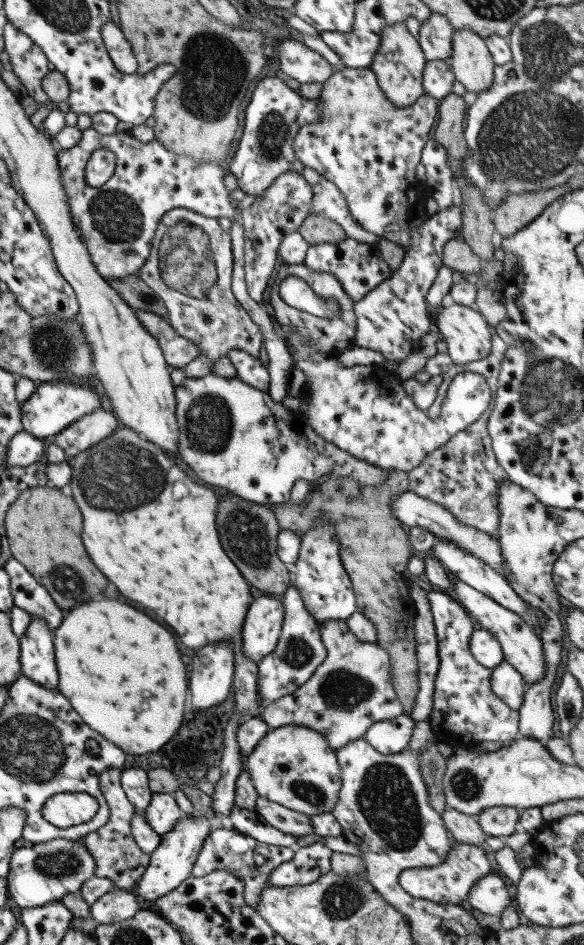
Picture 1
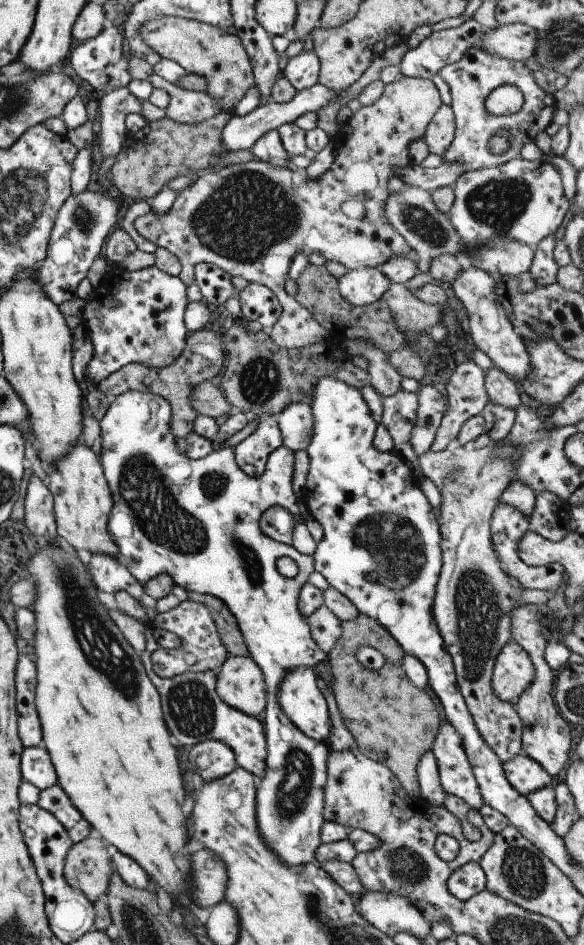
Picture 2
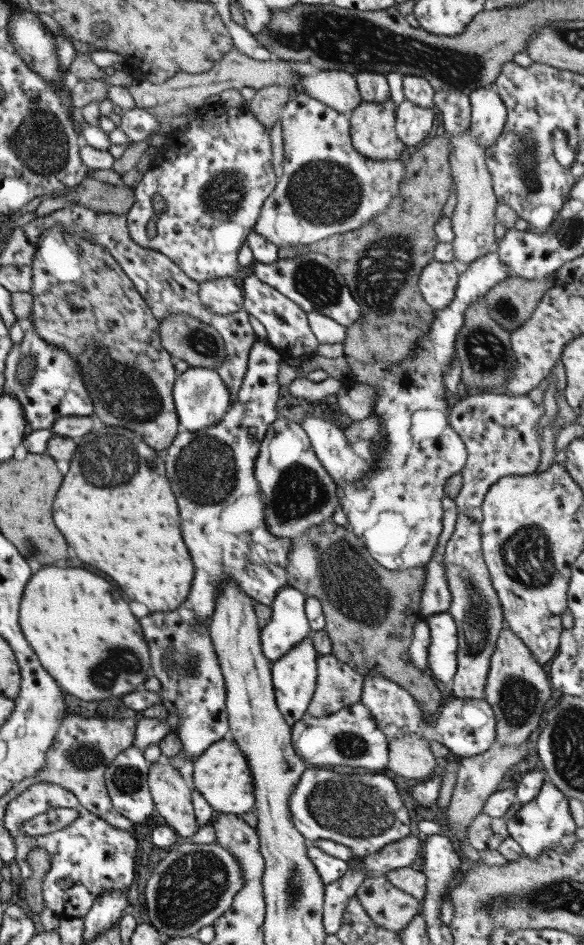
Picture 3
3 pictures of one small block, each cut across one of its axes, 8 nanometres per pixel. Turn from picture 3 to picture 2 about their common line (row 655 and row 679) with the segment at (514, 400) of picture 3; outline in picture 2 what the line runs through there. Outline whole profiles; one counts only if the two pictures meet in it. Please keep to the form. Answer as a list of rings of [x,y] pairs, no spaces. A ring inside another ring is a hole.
[[[489,441],[486,446],[483,446],[481,449],[474,450],[465,450],[461,445],[457,445],[452,443],[451,446],[447,447],[445,450],[440,450],[439,452],[431,452],[427,451],[425,454],[421,454],[418,458],[420,472],[423,473],[423,476],[426,476],[431,480],[434,486],[440,492],[440,505],[437,510],[434,512],[436,516],[439,534],[441,537],[440,540],[440,553],[441,553],[441,566],[440,573],[438,576],[438,581],[436,584],[436,591],[433,598],[433,608],[431,609],[431,616],[433,616],[433,620],[435,621],[435,626],[437,626],[437,630],[439,631],[439,636],[443,639],[443,644],[449,653],[449,656],[452,658],[453,668],[455,671],[456,683],[459,688],[460,695],[463,697],[465,708],[467,708],[467,712],[469,712],[469,716],[471,716],[471,720],[473,720],[473,726],[475,726],[475,730],[479,732],[479,736],[481,736],[481,740],[487,744],[487,746],[491,747],[491,752],[499,758],[499,762],[501,764],[505,764],[507,760],[511,760],[511,758],[515,758],[519,753],[522,752],[520,748],[520,736],[522,733],[522,722],[519,720],[519,716],[517,716],[516,709],[514,704],[508,702],[501,702],[495,694],[493,694],[493,690],[491,690],[491,676],[492,676],[492,668],[494,665],[494,659],[499,654],[499,651],[507,642],[511,641],[511,622],[509,622],[509,612],[515,608],[515,606],[523,606],[523,604],[534,604],[543,606],[543,604],[550,599],[550,595],[552,595],[551,589],[535,589],[533,587],[528,586],[527,588],[520,587],[516,582],[513,582],[512,578],[509,577],[504,570],[500,566],[500,561],[498,560],[493,545],[490,541],[490,520],[493,512],[493,508],[495,508],[496,504],[499,500],[499,494],[511,484],[513,480],[513,458],[515,458],[515,448],[511,446],[511,444],[499,444],[498,441]]]

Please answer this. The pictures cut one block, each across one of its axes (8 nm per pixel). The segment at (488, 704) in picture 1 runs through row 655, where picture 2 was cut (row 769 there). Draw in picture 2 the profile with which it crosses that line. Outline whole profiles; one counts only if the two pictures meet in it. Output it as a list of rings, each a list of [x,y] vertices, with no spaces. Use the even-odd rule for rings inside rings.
[[[449,722],[439,724],[430,751],[436,760],[443,792],[457,796],[469,808],[478,811],[484,802],[471,772],[471,764],[465,756],[461,736]]]

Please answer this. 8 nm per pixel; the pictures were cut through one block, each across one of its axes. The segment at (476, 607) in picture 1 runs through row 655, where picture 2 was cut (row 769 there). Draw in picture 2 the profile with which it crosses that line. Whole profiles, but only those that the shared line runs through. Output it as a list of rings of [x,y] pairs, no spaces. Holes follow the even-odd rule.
[[[523,752],[502,764],[503,774],[511,788],[521,796],[530,795],[545,786],[549,786],[551,776],[534,760]]]

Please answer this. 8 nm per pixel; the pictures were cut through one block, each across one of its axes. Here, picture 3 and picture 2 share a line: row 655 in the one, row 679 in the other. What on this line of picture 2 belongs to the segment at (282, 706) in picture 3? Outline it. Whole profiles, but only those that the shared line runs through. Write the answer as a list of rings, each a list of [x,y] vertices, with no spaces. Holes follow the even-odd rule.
[[[299,667],[295,670],[289,670],[283,676],[283,680],[277,688],[277,702],[279,702],[279,708],[281,708],[283,716],[287,716],[287,720],[290,720],[291,724],[299,729],[299,732],[302,732],[311,740],[315,740],[315,742],[323,743],[330,736],[332,724],[330,723],[325,699],[318,689],[318,684],[312,668]]]

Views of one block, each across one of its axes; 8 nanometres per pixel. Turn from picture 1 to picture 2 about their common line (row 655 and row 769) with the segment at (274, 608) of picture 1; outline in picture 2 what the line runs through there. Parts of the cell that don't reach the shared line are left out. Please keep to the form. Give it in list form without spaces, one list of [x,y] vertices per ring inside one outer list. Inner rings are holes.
[[[149,622],[144,627],[145,650],[140,654],[141,664],[146,672],[147,678],[152,682],[160,698],[160,708],[163,720],[168,732],[175,736],[175,740],[183,746],[193,746],[206,740],[218,740],[231,748],[235,757],[236,766],[251,772],[257,781],[265,774],[265,735],[264,726],[253,716],[243,714],[225,704],[215,690],[216,671],[207,670],[201,672],[181,673],[173,678],[159,678],[153,672],[151,666],[151,654],[155,652],[171,652],[181,646],[181,640],[173,632],[165,632],[163,629],[155,628]],[[197,710],[199,710],[199,724],[197,724]],[[199,728],[199,738],[197,738]]]

